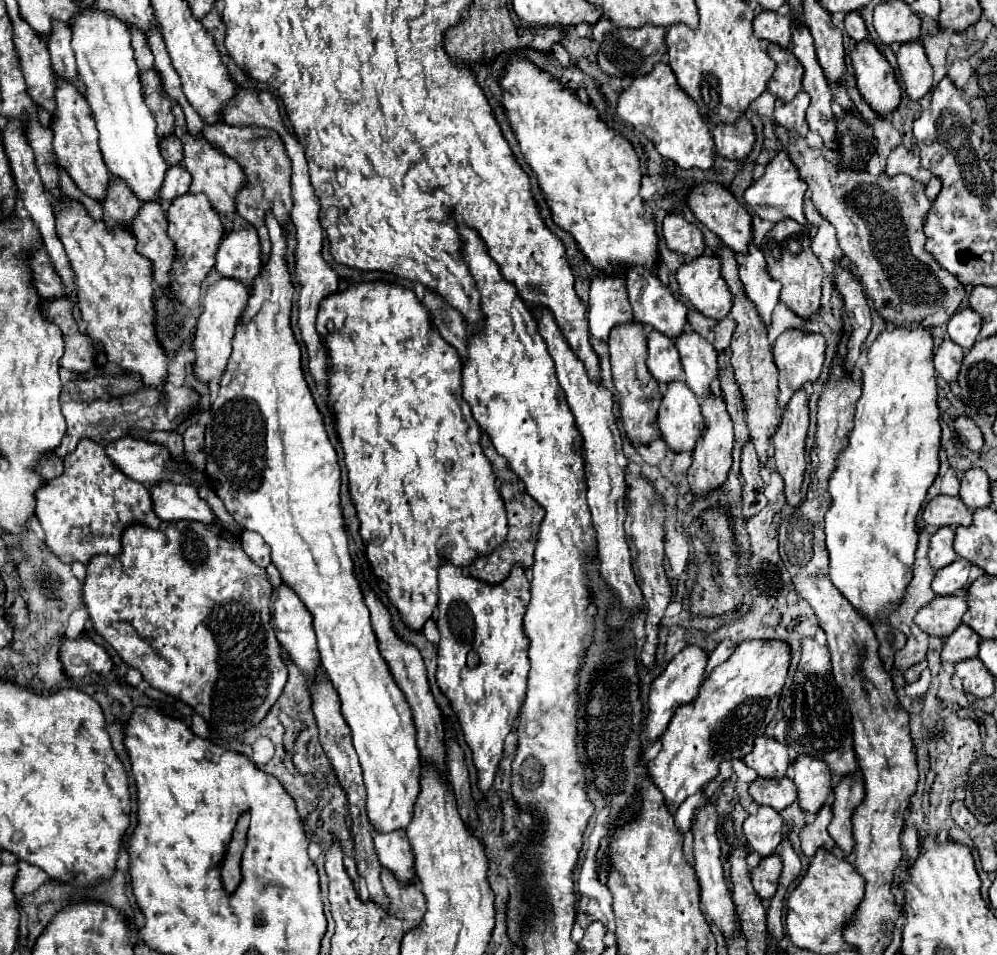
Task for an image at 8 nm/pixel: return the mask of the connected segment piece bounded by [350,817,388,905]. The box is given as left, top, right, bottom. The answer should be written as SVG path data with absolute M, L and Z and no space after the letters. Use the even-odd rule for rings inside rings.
M350 817L350 819L352 819L351 832L354 837L354 853L356 853L358 873L366 879L370 899L376 901L378 905L388 905L388 897L380 883L382 867L380 867L376 851L374 851L372 829L370 829L370 825L360 825L360 823L370 823L370 821L364 821L366 817Z

